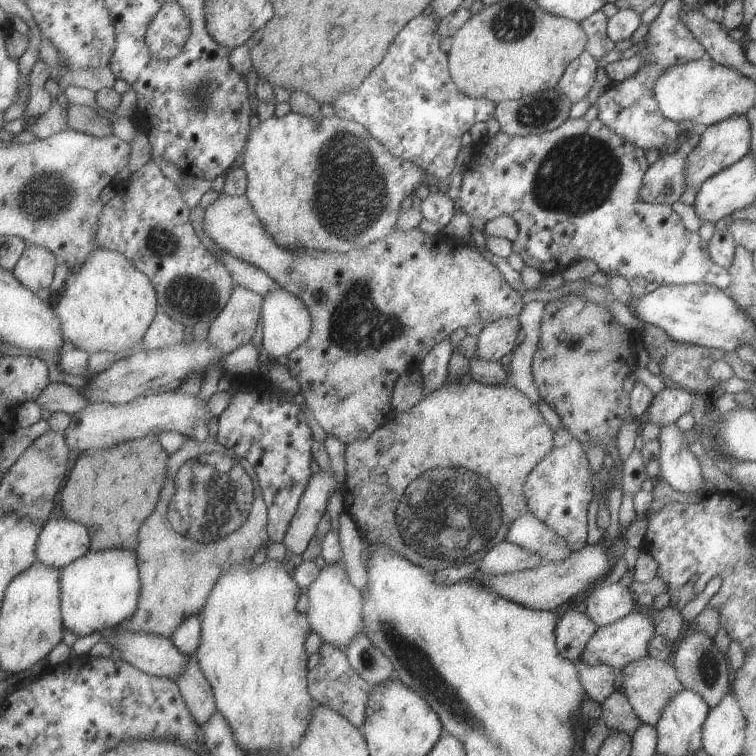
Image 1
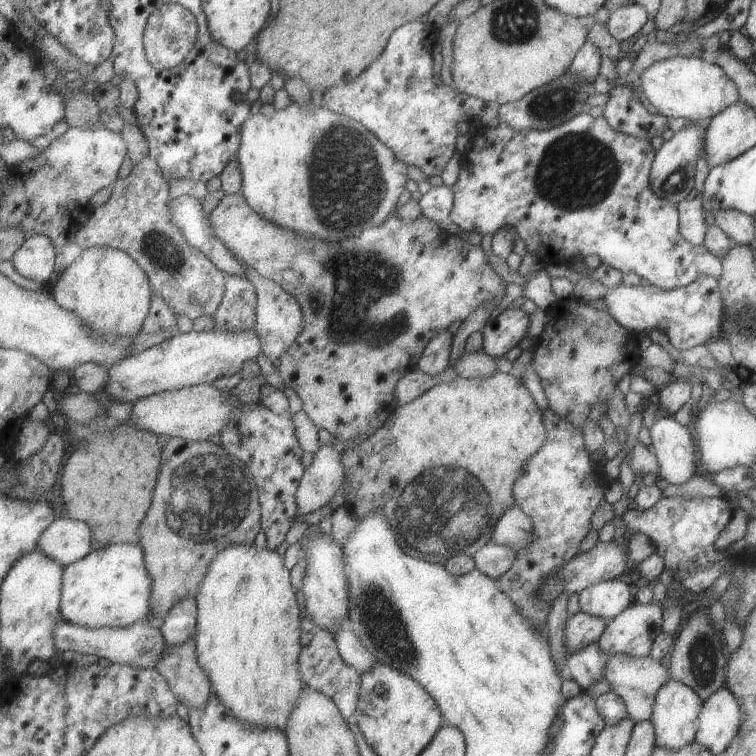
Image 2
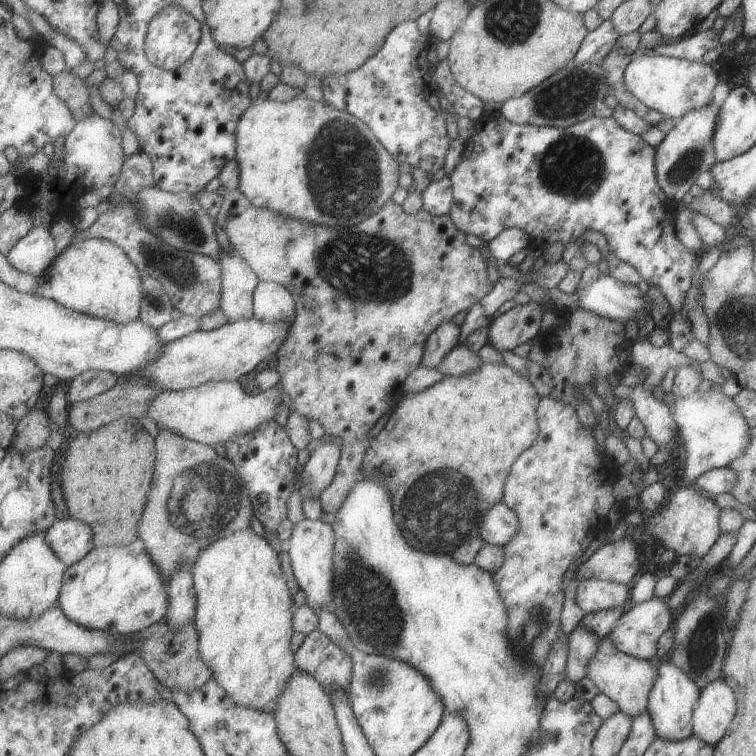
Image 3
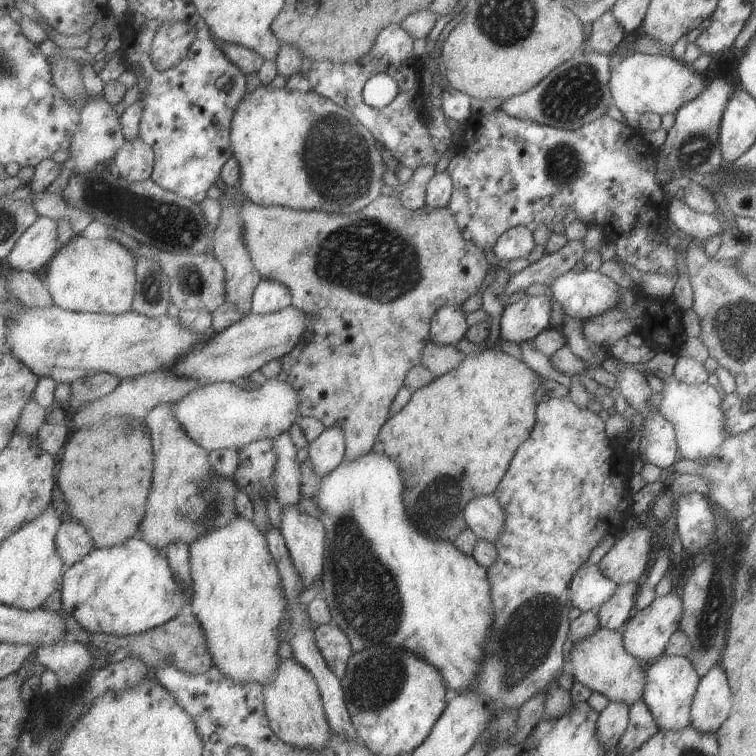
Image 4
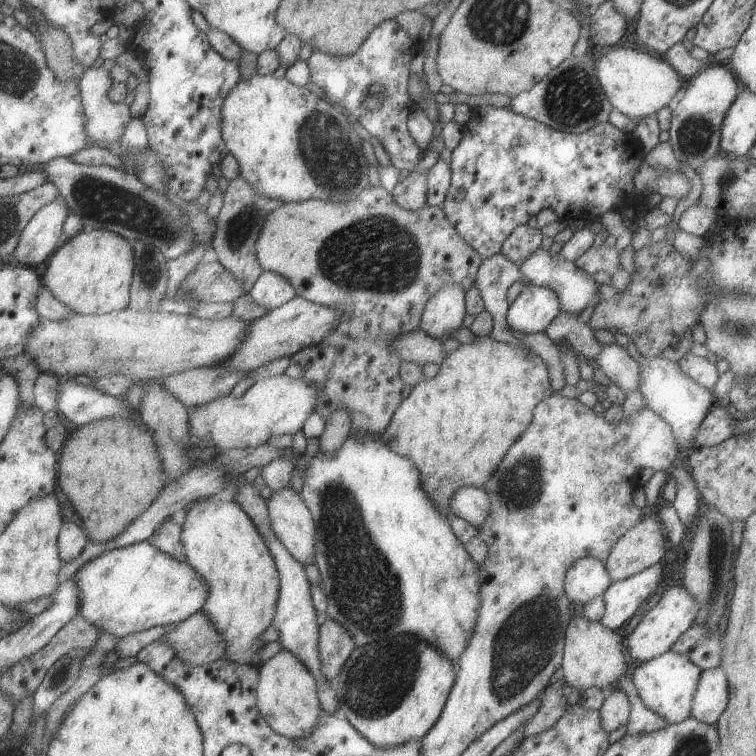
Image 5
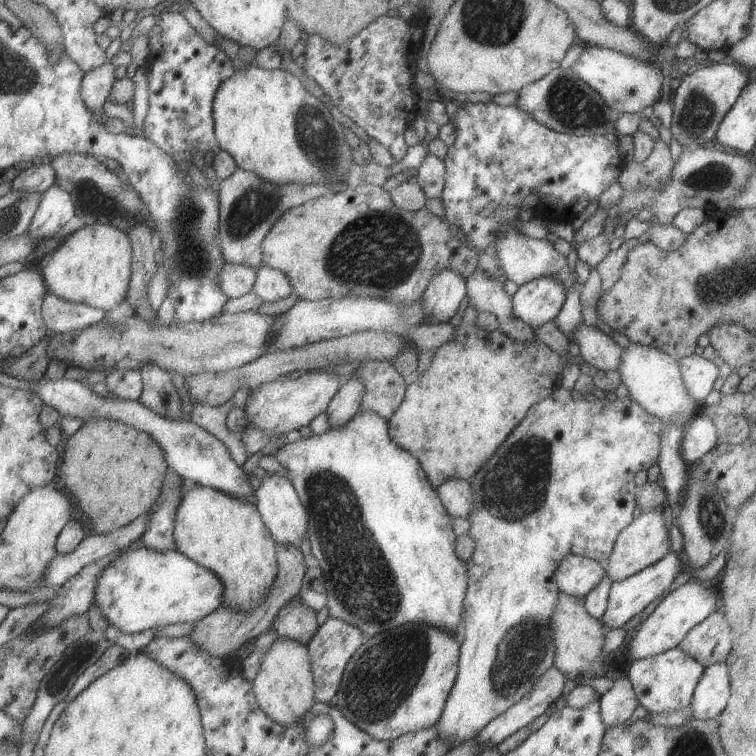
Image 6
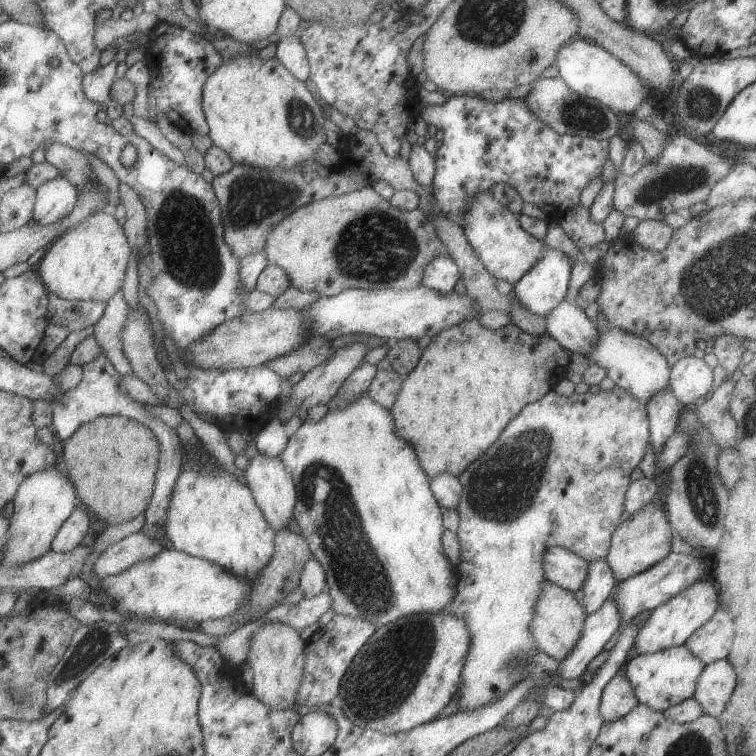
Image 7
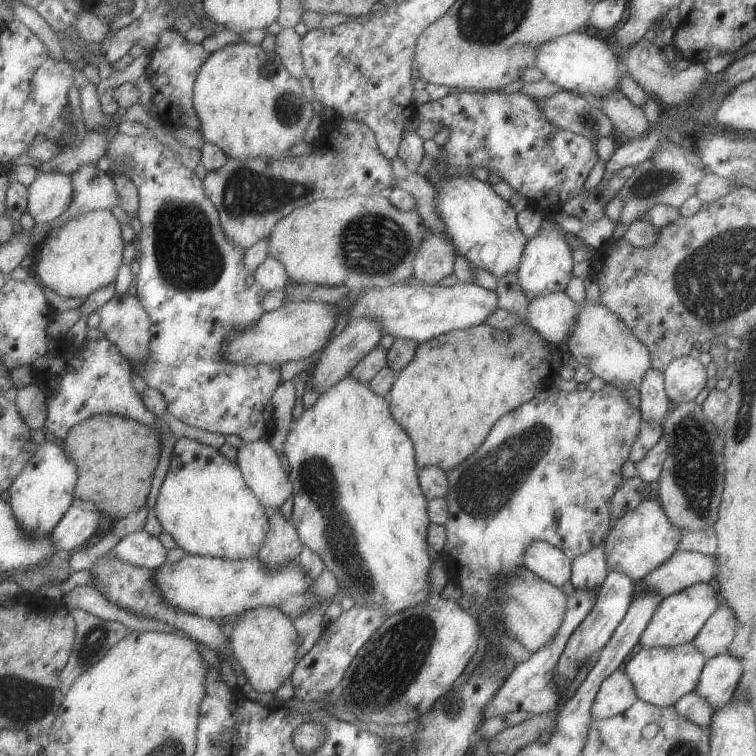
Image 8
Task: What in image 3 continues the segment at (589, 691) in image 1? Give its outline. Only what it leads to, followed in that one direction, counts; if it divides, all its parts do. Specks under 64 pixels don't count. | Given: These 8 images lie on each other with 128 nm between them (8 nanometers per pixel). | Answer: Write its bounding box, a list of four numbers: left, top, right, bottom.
[565,624,600,682]

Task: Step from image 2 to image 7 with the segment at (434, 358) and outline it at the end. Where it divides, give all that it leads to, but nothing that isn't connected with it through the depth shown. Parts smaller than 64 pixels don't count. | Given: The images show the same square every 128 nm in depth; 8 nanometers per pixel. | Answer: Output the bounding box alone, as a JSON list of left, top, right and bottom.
[423,255,462,294]

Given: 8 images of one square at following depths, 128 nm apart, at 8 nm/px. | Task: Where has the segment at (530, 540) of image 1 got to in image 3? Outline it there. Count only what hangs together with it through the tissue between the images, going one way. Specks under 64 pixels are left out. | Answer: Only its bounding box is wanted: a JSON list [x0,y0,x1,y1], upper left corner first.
[479,502,517,547]

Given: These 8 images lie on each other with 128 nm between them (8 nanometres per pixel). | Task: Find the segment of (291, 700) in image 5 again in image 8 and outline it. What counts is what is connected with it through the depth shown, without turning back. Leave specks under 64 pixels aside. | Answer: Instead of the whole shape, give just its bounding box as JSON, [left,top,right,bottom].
[230,606,301,692]

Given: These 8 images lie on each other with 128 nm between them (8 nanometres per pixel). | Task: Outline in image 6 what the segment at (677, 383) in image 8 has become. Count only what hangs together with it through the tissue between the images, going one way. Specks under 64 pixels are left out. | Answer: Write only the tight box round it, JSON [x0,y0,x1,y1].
[678,354,719,404]

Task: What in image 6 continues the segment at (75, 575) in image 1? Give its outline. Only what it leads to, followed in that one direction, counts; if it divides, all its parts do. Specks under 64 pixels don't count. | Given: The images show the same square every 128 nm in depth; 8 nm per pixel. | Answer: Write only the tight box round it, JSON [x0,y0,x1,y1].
[94,545,225,633]

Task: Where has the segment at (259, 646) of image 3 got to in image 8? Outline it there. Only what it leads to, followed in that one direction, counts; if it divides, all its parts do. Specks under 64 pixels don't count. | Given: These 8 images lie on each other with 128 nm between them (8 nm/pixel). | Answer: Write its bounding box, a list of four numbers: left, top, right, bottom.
[154,439,271,560]

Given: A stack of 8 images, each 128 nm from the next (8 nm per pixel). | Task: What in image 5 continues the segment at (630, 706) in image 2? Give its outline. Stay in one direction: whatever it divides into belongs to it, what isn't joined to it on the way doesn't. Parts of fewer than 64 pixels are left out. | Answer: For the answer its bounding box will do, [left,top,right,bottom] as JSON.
[561,615,627,694]

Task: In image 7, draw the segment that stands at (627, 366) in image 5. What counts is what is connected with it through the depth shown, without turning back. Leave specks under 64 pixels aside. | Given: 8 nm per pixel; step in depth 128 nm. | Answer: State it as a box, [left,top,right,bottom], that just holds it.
[543,299,597,356]

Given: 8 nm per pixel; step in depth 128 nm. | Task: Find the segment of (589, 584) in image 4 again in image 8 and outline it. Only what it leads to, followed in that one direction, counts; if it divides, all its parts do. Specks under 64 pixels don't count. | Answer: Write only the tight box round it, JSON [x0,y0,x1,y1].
[523,541,571,587]

